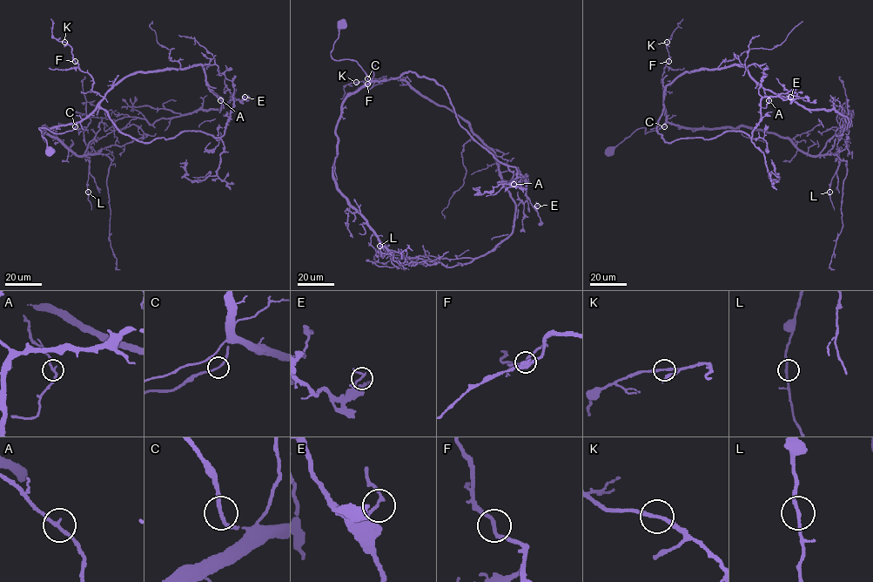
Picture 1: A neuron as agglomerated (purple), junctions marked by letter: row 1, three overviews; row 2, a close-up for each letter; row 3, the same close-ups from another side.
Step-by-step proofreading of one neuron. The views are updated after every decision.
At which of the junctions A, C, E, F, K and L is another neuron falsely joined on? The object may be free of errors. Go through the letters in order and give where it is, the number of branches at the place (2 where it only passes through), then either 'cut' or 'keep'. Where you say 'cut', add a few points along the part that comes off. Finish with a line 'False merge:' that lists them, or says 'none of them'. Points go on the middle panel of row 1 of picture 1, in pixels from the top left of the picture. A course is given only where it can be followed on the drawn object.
A: place (513, 184); branches 2; keep
C: place (367, 78); branches 2; keep
E: place (537, 206); branches 2; keep
F: place (367, 84); branches 2; keep
K: place (356, 82); branches 2; keep
L: place (379, 246); branches 2; keep
False merge: none of them

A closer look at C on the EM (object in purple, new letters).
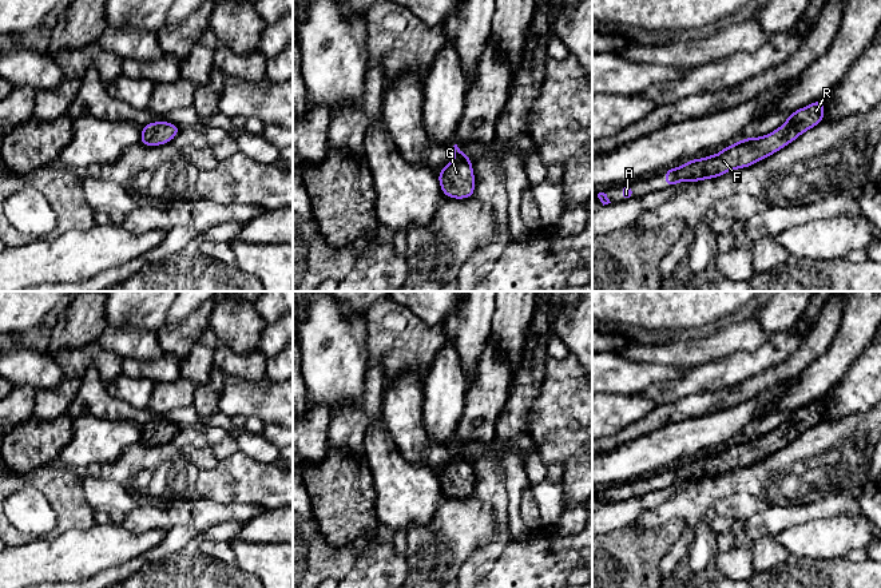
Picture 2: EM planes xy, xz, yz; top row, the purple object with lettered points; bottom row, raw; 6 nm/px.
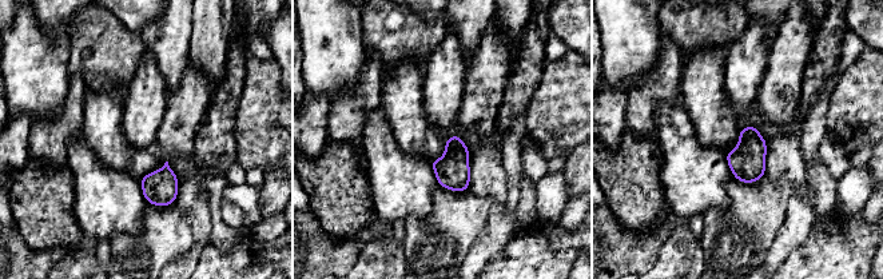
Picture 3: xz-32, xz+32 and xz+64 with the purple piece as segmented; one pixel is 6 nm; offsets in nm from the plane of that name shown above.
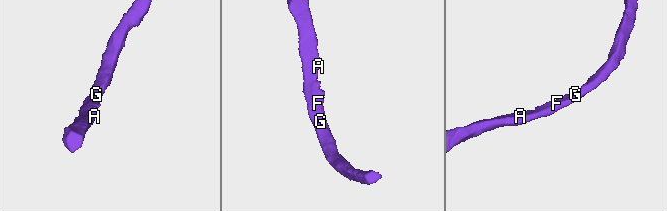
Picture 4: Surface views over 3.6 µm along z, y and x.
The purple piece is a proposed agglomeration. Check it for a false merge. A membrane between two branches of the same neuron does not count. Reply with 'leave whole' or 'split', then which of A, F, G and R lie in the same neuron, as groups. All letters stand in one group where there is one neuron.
leave whole; A F G R

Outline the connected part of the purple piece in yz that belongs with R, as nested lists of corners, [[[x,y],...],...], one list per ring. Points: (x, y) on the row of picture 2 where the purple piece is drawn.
[[[815,100],[789,114],[787,120],[773,132],[759,138],[745,138],[725,147],[719,154],[691,159],[680,167],[664,171],[664,184],[675,186],[682,180],[701,182],[718,178],[729,171],[745,168],[775,154],[794,142],[805,131],[818,126],[825,115],[825,104]]]

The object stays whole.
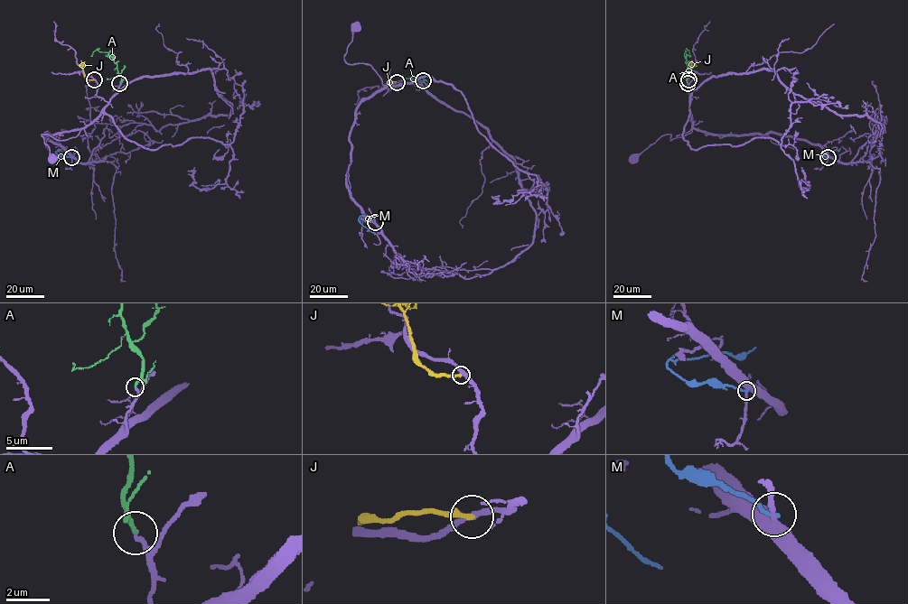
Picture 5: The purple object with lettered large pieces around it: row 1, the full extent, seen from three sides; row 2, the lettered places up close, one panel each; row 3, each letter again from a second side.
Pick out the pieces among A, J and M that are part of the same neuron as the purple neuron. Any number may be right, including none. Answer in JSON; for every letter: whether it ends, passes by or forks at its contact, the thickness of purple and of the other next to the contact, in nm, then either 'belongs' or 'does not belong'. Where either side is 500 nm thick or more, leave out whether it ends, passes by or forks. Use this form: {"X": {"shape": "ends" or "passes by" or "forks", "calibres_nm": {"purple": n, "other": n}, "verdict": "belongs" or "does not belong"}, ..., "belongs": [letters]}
{"A": {"shape": "ends", "calibres_nm": {"purple": 190, "other": 200}, "verdict": "belongs"}, "J": {"shape": "ends", "calibres_nm": {"purple": 300, "other": 240}, "verdict": "does not belong"}, "M": {"shape": "ends", "calibres_nm": {"purple": 280, "other": 180}, "verdict": "does not belong"}, "belongs": ["A"]}

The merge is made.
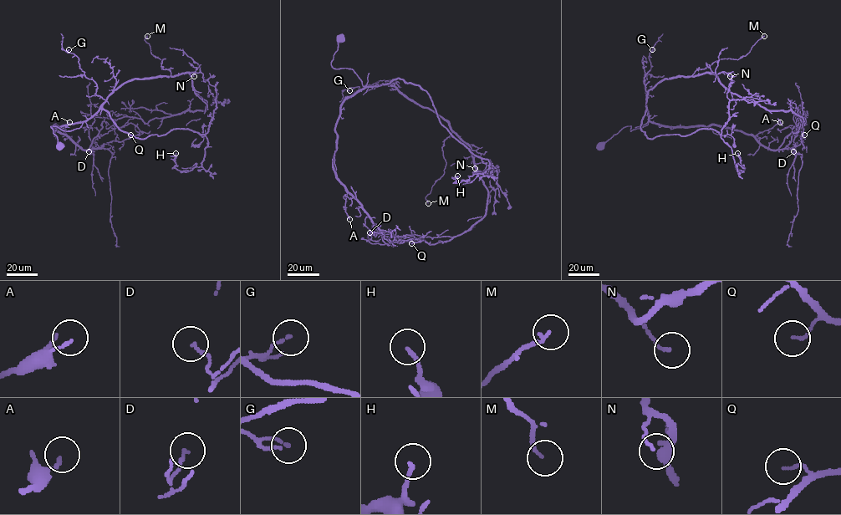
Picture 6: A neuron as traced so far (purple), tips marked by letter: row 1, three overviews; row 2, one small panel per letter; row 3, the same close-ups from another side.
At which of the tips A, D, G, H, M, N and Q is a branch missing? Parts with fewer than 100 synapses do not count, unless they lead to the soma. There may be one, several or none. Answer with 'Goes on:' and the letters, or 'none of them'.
Goes on: none of them

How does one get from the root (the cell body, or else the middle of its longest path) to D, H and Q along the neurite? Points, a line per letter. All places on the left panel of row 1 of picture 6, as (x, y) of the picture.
D: (60, 145), (50, 126), (71, 130), (84, 121), (53, 128), (82, 150), (99, 146), (90, 154), (89, 151)
H: (60, 145), (51, 126), (104, 109), (139, 138), (207, 140), (201, 166), (177, 170), (175, 153)
Q: (60, 145), (51, 126), (71, 130), (84, 121), (53, 127), (82, 150), (99, 149), (130, 135)

